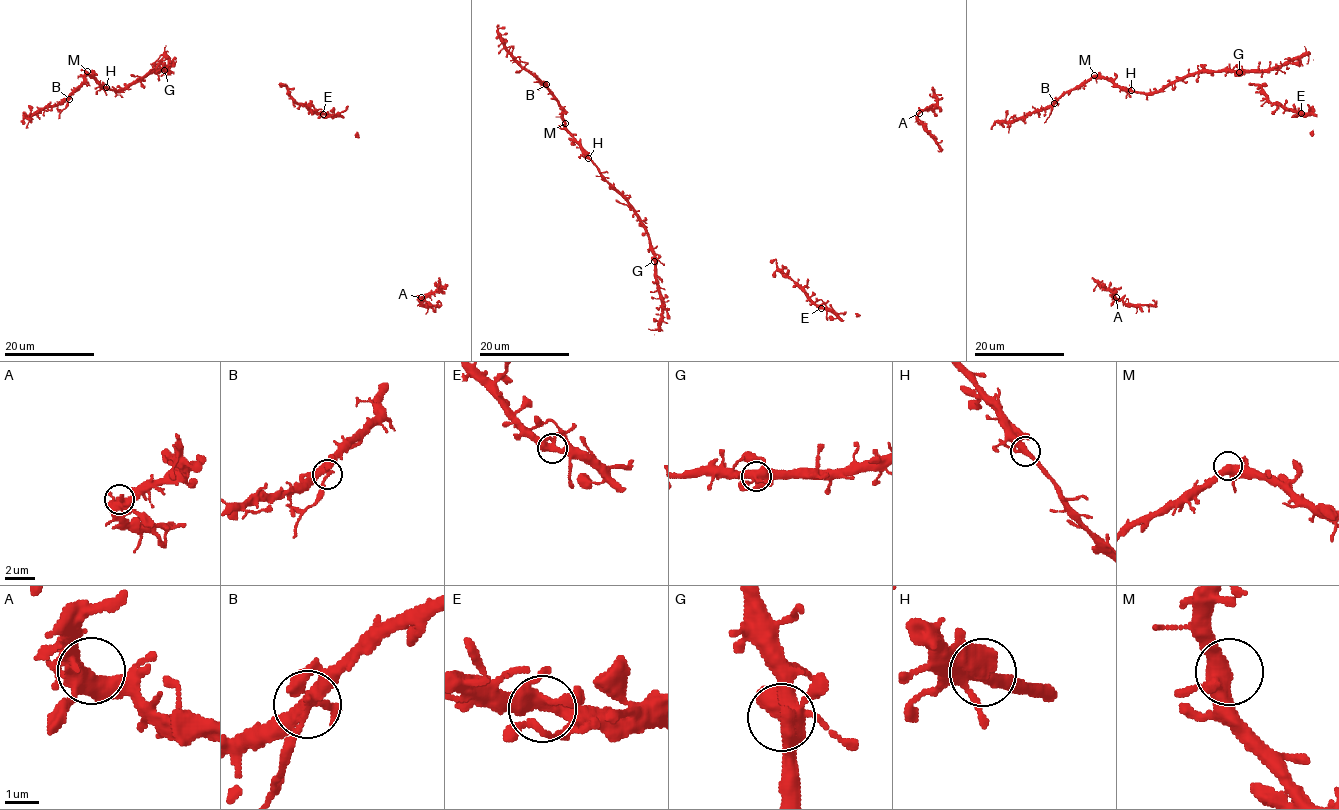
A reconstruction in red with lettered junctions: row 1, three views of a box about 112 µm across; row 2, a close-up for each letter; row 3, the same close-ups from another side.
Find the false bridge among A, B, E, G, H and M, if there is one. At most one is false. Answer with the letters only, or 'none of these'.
B

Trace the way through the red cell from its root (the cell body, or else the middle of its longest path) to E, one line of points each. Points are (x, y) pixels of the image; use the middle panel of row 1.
E: (778, 268), (821, 308)

